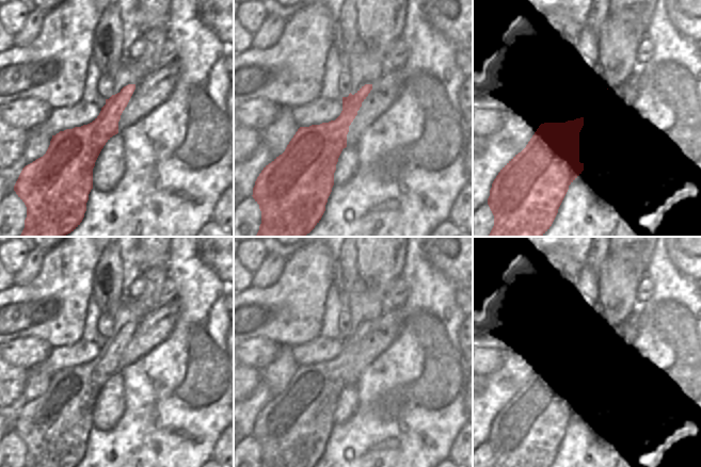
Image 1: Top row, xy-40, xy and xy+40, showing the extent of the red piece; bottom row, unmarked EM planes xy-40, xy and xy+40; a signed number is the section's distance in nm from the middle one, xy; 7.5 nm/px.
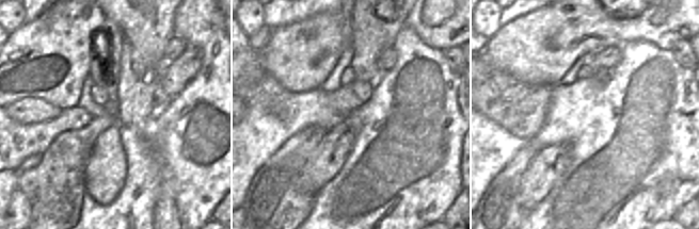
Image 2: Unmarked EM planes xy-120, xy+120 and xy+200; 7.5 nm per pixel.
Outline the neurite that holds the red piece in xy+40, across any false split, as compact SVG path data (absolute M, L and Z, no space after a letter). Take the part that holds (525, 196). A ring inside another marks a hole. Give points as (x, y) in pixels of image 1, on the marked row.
M584 117L565 123L541 124L526 147L500 170L488 198L494 215L494 226L488 237L542 237L549 229L569 186L584 171L584 163L579 162L579 132L583 126Z

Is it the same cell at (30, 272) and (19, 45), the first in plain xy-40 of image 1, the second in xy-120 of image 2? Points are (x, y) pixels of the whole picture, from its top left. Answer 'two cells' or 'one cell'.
two cells

